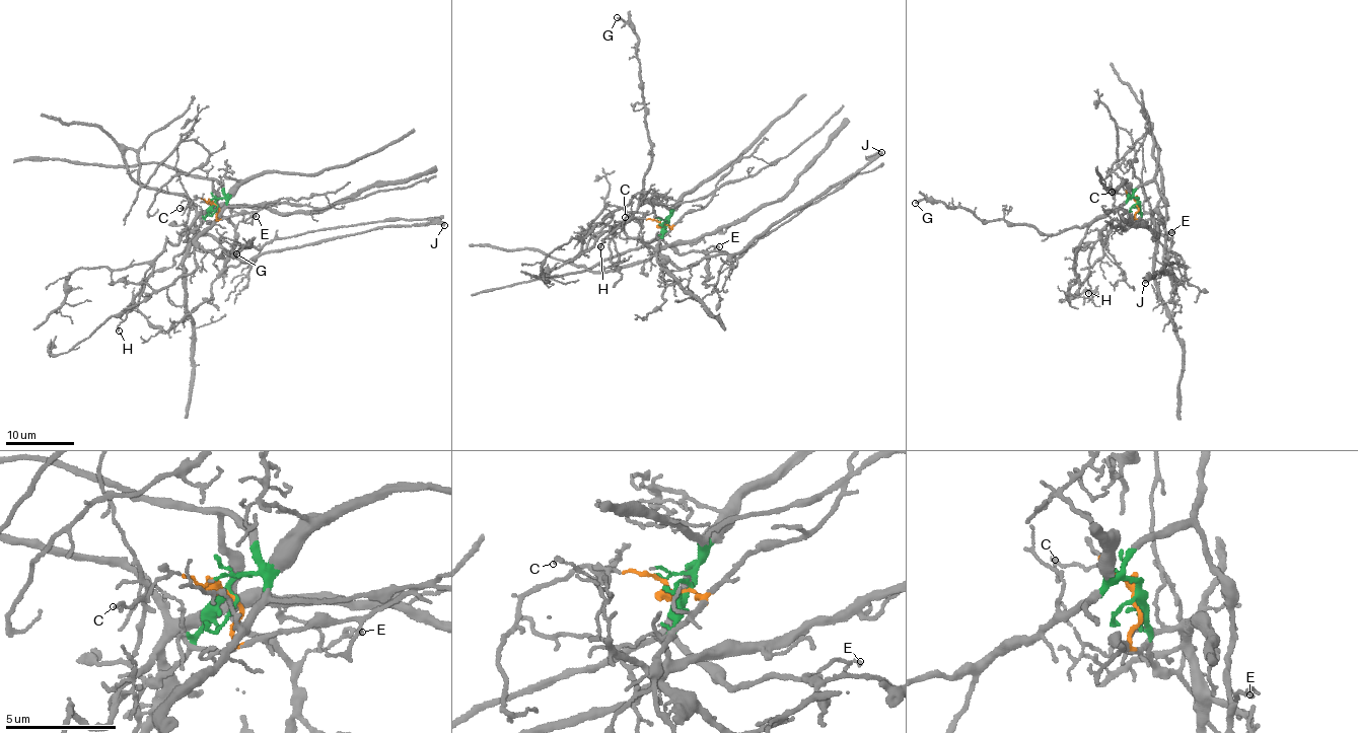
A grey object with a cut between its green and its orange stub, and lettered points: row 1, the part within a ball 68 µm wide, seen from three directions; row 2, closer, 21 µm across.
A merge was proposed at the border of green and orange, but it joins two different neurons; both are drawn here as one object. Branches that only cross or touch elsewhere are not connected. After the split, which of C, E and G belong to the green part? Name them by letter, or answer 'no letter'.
E, G

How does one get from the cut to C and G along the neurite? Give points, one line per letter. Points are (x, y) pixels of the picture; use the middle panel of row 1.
C: (664, 226), (645, 218), (640, 225), (625, 217)
G: (664, 226), (671, 213), (642, 197), (651, 146), (636, 56), (638, 37), (629, 23), (617, 17)

